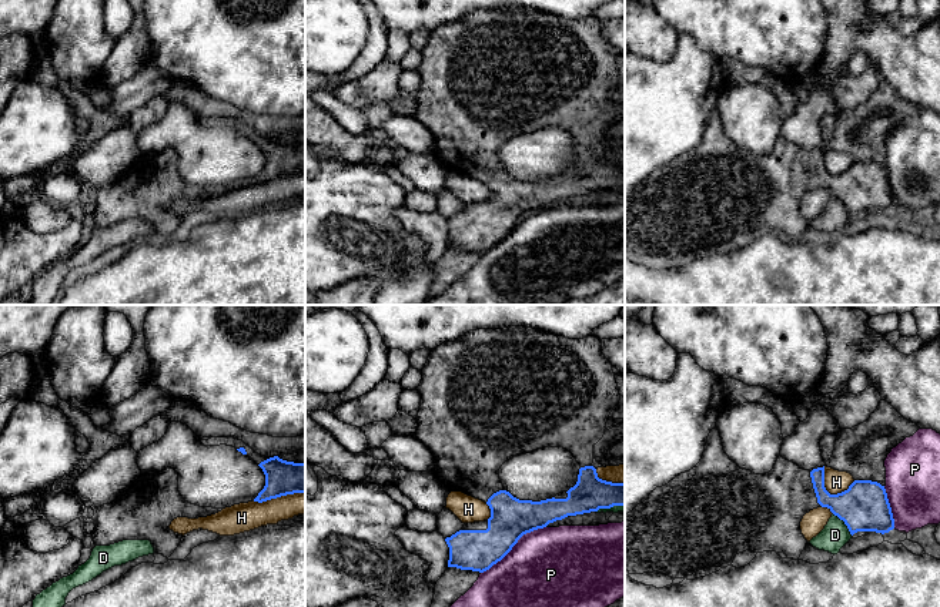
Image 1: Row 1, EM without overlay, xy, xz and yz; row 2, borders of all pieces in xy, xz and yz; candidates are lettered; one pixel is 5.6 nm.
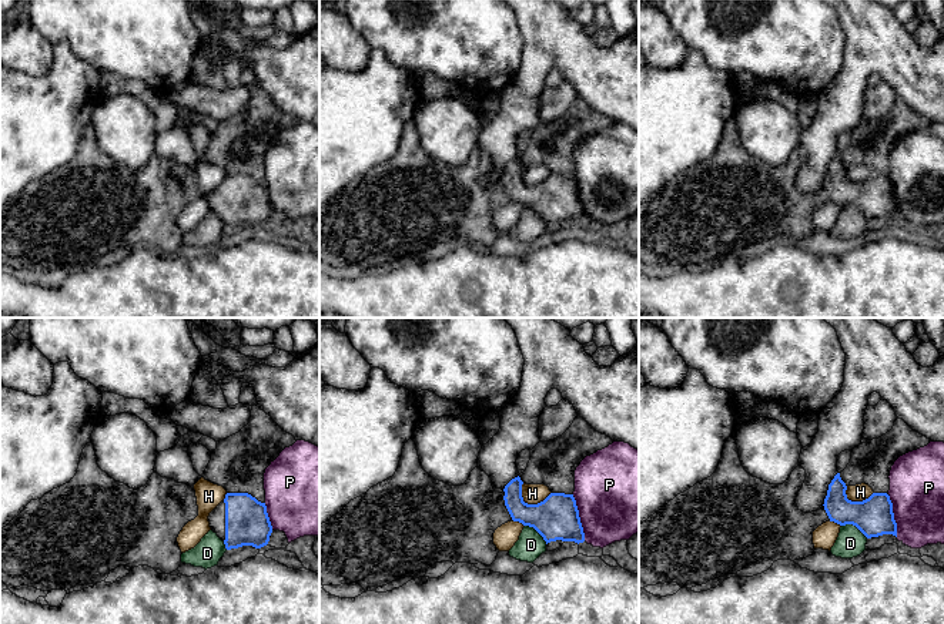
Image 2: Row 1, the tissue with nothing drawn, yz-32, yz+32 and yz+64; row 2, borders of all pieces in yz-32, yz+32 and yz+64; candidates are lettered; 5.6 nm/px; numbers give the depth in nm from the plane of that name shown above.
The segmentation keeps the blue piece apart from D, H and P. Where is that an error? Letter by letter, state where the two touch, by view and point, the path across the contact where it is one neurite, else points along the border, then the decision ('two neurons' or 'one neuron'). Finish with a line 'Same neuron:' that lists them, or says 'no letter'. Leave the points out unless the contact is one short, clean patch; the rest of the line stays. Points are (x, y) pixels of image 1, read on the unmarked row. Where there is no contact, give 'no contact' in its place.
D: yz (845, 204) | two neurons
H: yz (828, 173) | two neurons
P: xz (514, 225) | two neurons
Same neuron: no letter

